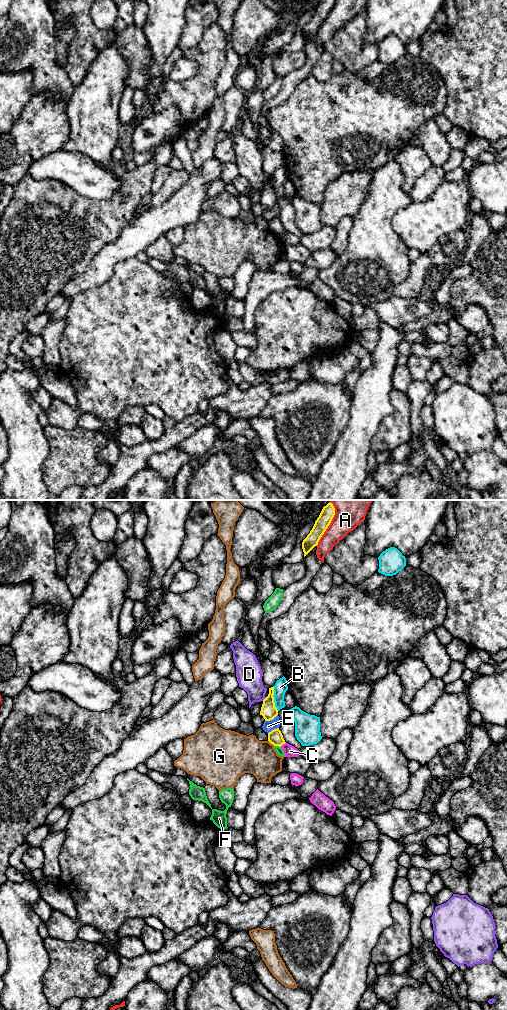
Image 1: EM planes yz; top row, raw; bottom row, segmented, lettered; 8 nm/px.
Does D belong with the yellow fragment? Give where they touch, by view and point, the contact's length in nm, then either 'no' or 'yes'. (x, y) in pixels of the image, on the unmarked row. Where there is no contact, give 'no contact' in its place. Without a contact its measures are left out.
contact yz (265, 186); length 50 nm; no

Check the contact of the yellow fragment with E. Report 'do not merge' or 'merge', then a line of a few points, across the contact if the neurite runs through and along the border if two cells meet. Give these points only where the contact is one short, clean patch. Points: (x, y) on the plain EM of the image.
do not merge | yz (277, 202), (272, 207), (265, 209)

